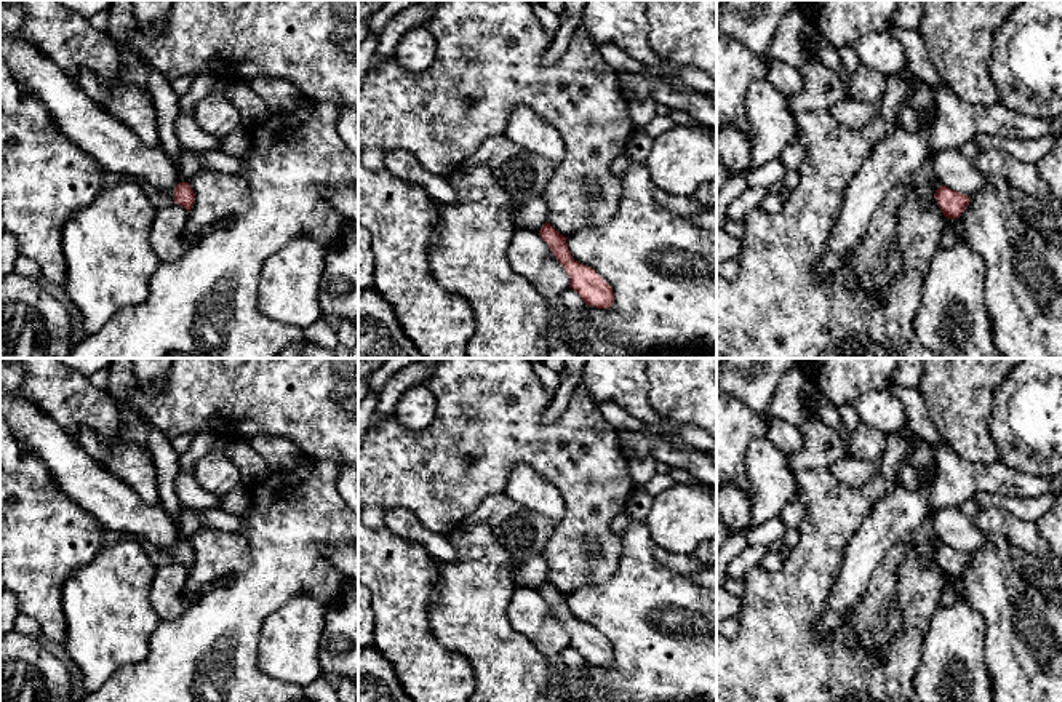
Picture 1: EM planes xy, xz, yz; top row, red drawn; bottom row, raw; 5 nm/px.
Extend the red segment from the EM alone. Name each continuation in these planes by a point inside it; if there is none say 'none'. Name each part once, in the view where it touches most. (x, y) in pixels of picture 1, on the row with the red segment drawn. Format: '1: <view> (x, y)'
1: xy (160, 200)

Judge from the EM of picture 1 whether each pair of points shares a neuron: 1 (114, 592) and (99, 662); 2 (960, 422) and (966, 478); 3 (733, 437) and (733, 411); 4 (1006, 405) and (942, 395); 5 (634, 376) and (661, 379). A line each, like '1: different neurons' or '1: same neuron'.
1: same neuron
2: different neurons
3: same neuron
4: different neurons
5: different neurons

